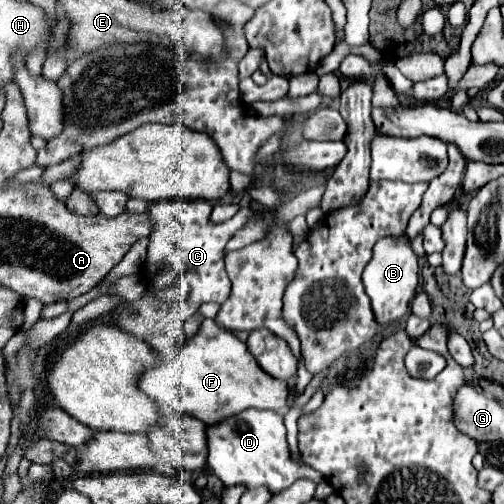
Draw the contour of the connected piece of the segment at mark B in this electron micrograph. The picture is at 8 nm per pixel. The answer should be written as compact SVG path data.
M387 237L375 243L373 257L367 263L367 269L363 271L363 283L371 299L375 321L379 325L391 325L409 313L409 303L415 297L417 289L417 273L419 273L417 259L419 257L413 253L407 237L397 237L397 239Z

